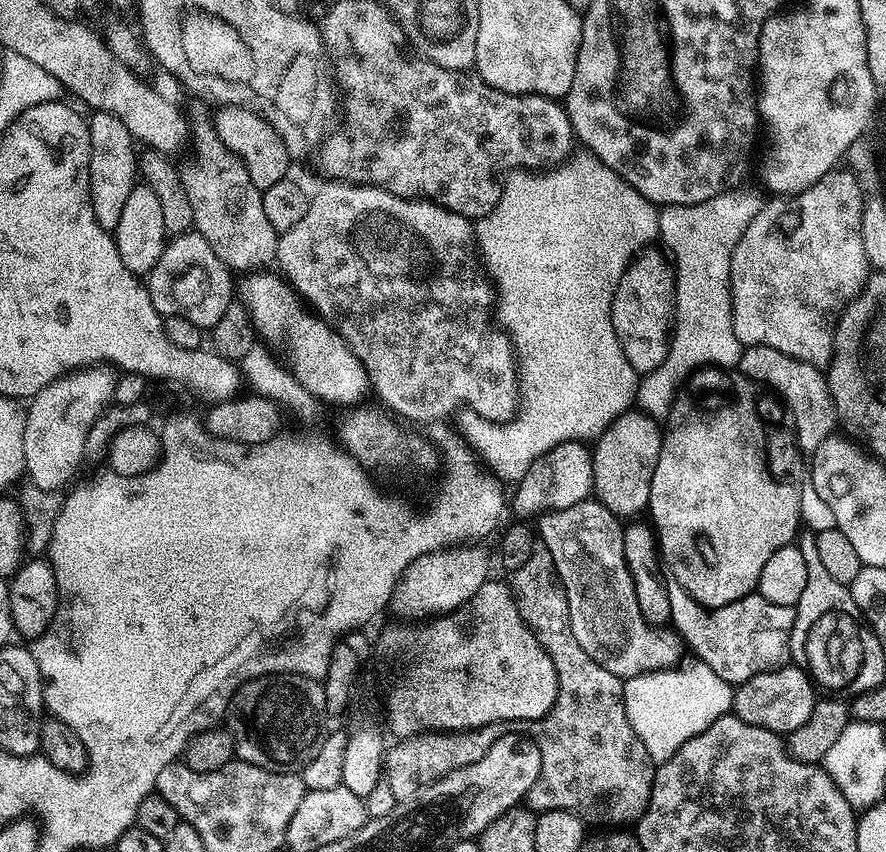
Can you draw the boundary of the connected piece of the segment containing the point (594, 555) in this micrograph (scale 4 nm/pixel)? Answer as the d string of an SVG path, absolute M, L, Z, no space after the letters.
M589 498L578 502L569 508L563 508L557 512L546 512L539 517L540 528L538 527L539 543L546 550L550 550L550 558L554 558L554 566L556 573L560 579L560 584L564 587L566 594L566 602L570 610L570 626L574 630L574 638L578 638L578 646L582 646L582 650L586 650L586 654L590 654L590 658L594 658L594 662L598 662L598 666L602 666L606 670L610 670L610 674L621 678L630 676L640 676L643 672L659 672L662 668L673 667L677 663L676 660L680 656L680 648L682 652L682 641L675 631L672 630L655 630L652 629L648 622L644 619L640 607L638 606L638 598L634 590L634 582L632 576L628 573L626 566L626 558L624 557L624 529L625 525L622 523L621 517L616 516L610 510L606 510L606 506L602 506L599 500Z

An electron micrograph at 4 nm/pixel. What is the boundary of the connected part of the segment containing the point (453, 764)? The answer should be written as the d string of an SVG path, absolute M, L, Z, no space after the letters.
M487 724L464 735L445 734L438 732L421 732L400 738L396 745L389 747L382 761L382 780L387 784L389 792L399 802L412 800L423 788L432 785L449 776L454 770L470 766L478 762L490 750L498 735L497 725Z

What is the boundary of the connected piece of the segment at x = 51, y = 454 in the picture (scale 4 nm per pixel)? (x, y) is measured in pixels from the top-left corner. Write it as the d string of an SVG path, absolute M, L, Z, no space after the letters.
M100 366L87 370L77 370L67 376L61 376L50 386L46 386L36 396L31 397L29 408L26 408L25 424L25 466L27 479L36 487L48 493L55 493L80 468L80 460L85 459L84 447L86 434L90 434L90 426L113 403L112 395L116 385L116 376Z

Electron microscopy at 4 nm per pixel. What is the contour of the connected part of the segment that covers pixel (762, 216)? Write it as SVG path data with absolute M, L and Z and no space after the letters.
M847 170L827 172L822 179L814 182L814 186L810 186L798 194L769 199L754 218L754 222L750 222L750 226L746 226L746 234L742 234L738 246L734 246L734 254L730 258L732 321L734 322L734 334L740 345L771 346L774 350L782 350L782 354L790 354L790 358L798 358L821 370L827 369L829 362L832 361L832 343L840 315L844 313L845 306L863 290L864 282L870 275L870 265L866 258L866 250L862 246L862 230L860 229L860 218L864 213L866 196L865 193L860 193L860 187L862 187L861 181L852 172Z

